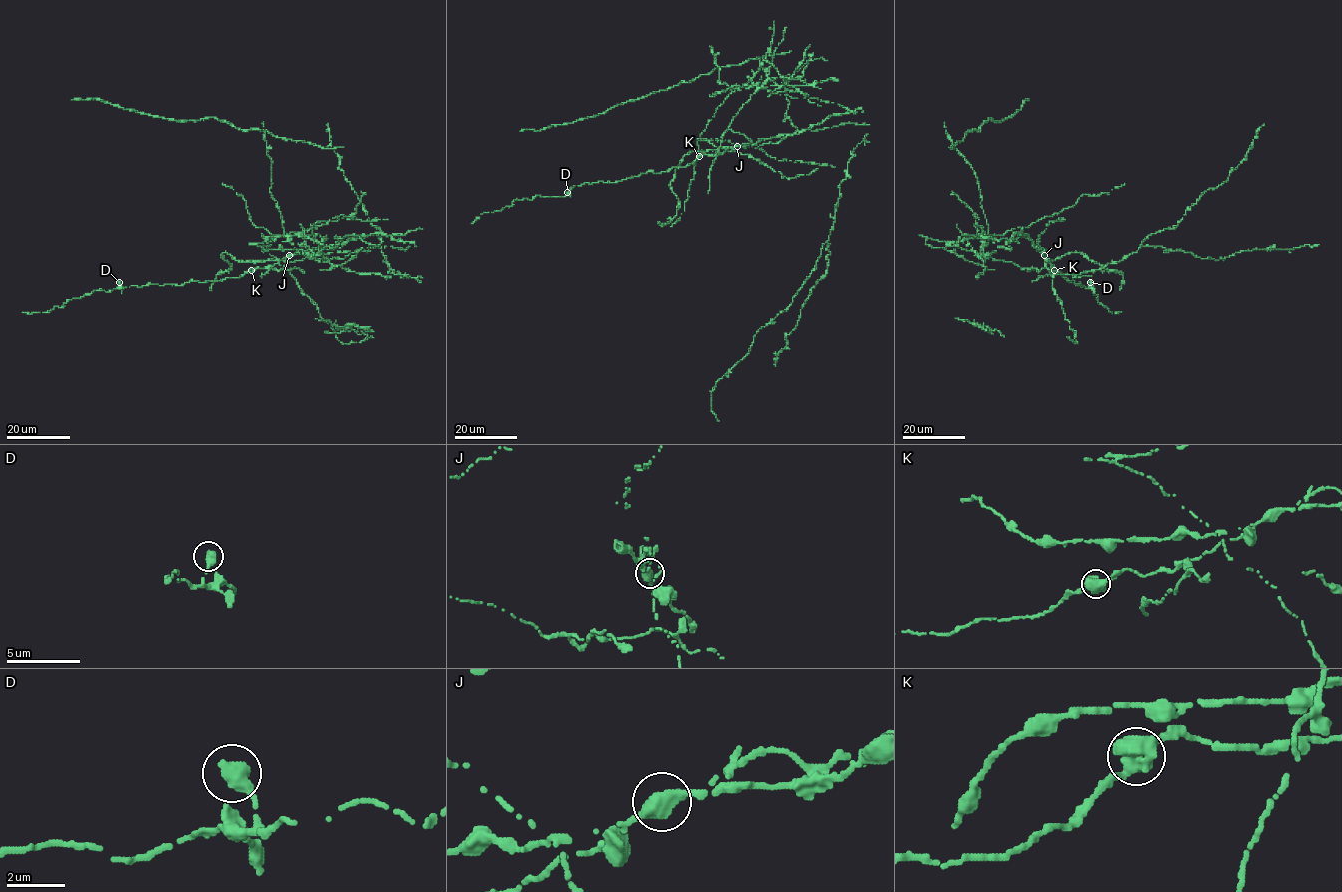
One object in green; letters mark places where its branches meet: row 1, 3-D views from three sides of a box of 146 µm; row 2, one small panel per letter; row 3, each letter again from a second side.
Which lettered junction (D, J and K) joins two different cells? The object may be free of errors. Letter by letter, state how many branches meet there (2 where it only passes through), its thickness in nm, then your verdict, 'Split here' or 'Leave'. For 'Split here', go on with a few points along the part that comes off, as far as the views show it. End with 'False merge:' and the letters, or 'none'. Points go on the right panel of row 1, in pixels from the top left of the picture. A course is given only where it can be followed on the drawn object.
D: Branches: 1. Thickness 600 nm. Leave
J: Branches: 2. Thickness 460 nm. Split here
K: Branches: 2. Thickness 650 nm. Leave
False merge: J

